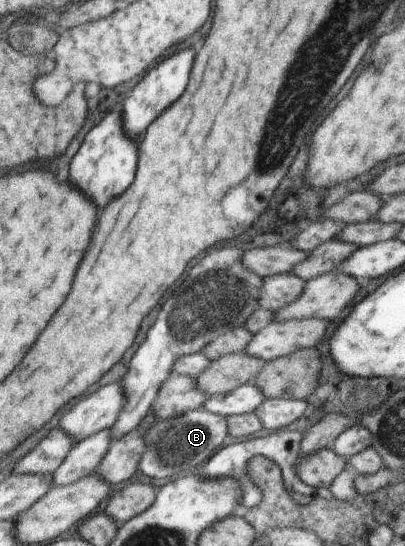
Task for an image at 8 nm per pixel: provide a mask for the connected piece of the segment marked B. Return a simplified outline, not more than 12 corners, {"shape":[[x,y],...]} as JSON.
{"shape":[[201,407],[156,420],[142,472],[195,473],[228,434],[226,417]]}

